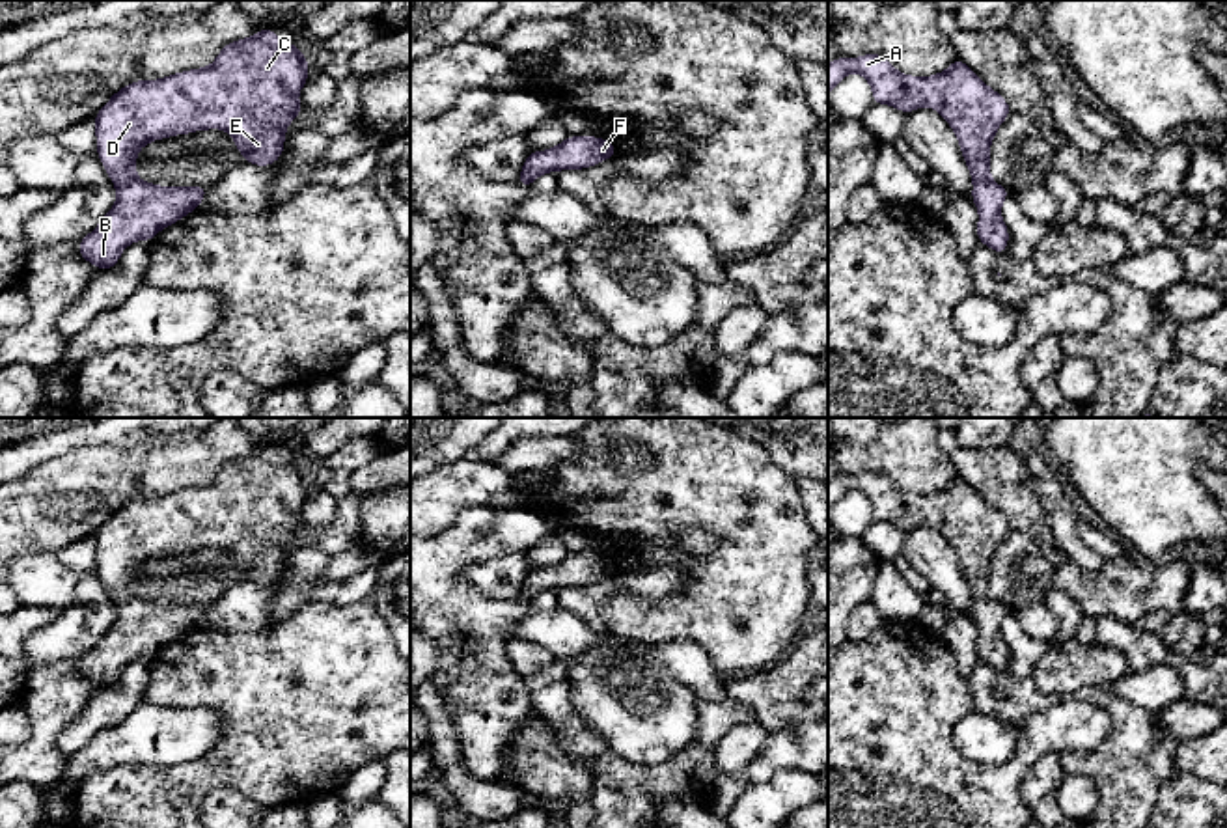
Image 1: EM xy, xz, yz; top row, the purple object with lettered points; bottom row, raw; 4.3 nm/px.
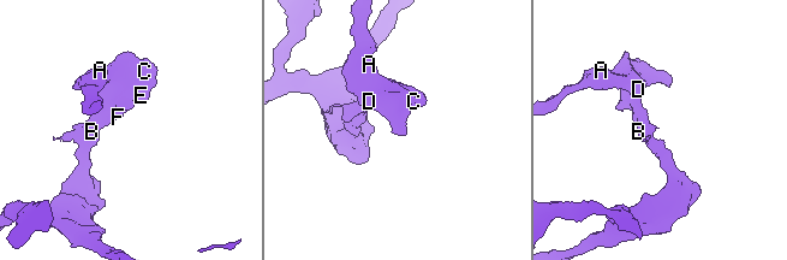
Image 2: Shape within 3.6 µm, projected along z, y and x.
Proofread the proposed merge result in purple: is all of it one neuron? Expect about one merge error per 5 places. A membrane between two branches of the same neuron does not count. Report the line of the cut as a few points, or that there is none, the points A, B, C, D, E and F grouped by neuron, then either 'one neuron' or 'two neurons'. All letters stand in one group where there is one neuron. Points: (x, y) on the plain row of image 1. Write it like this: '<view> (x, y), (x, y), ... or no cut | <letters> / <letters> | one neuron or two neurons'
no cut | A B C D E F | one neuron

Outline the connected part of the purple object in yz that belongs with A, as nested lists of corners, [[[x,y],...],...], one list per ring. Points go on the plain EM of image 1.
[[[880,472],[839,474],[828,481],[828,515],[850,490],[860,490],[871,502],[875,522],[891,522],[903,531],[931,524],[942,531],[972,591],[972,619],[979,628],[977,656],[1005,673],[1009,647],[1000,625],[1011,610],[990,595],[990,561],[1011,531],[1009,520],[958,476],[938,492],[910,494]]]

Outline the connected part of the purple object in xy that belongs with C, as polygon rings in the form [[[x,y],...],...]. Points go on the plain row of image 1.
[[[263,446],[246,457],[224,462],[209,485],[175,490],[157,498],[134,498],[116,509],[97,530],[93,539],[97,543],[97,574],[112,597],[117,614],[114,625],[103,634],[99,643],[84,656],[80,656],[80,675],[93,681],[99,688],[114,686],[121,669],[129,662],[134,658],[151,660],[160,647],[185,636],[203,619],[209,604],[159,604],[153,600],[144,600],[136,595],[138,569],[153,558],[164,558],[175,552],[188,552],[196,548],[222,546],[233,554],[235,565],[241,569],[246,580],[255,584],[274,582],[283,571],[287,543],[298,531],[302,531],[296,511],[308,500],[308,485],[310,481],[298,464],[291,462],[289,459],[278,459],[272,446]]]

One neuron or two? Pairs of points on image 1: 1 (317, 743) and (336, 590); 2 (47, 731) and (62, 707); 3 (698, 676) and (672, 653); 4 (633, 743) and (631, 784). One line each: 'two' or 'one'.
1: two
2: one
3: one
4: two

